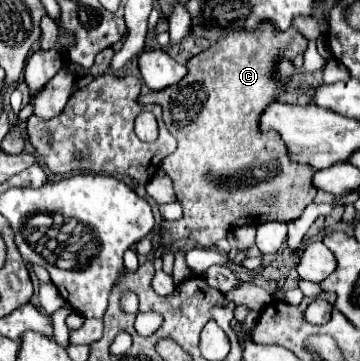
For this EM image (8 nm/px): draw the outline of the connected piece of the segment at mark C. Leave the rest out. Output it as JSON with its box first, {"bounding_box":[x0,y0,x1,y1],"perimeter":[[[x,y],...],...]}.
{"bounding_box":[140,24,316,248],"perimeter":[[[264,24],[258,32],[232,32],[224,40],[218,40],[208,50],[192,56],[186,64],[188,74],[176,84],[168,86],[166,90],[150,92],[148,96],[140,96],[142,102],[156,102],[164,110],[164,124],[178,140],[178,148],[172,156],[164,158],[160,168],[170,176],[174,184],[176,200],[184,208],[184,216],[176,222],[162,222],[160,238],[162,242],[178,242],[178,240],[194,240],[204,248],[212,248],[218,240],[226,238],[226,232],[244,226],[244,224],[258,224],[268,220],[290,222],[302,216],[304,208],[314,200],[316,188],[312,188],[312,168],[294,164],[288,154],[286,146],[276,136],[276,132],[260,132],[256,128],[258,114],[276,100],[280,86],[286,80],[278,80],[272,76],[274,62],[280,54],[286,58],[294,58],[304,54],[308,48],[308,40],[296,30],[288,28],[286,32],[276,32],[272,24]]]}

